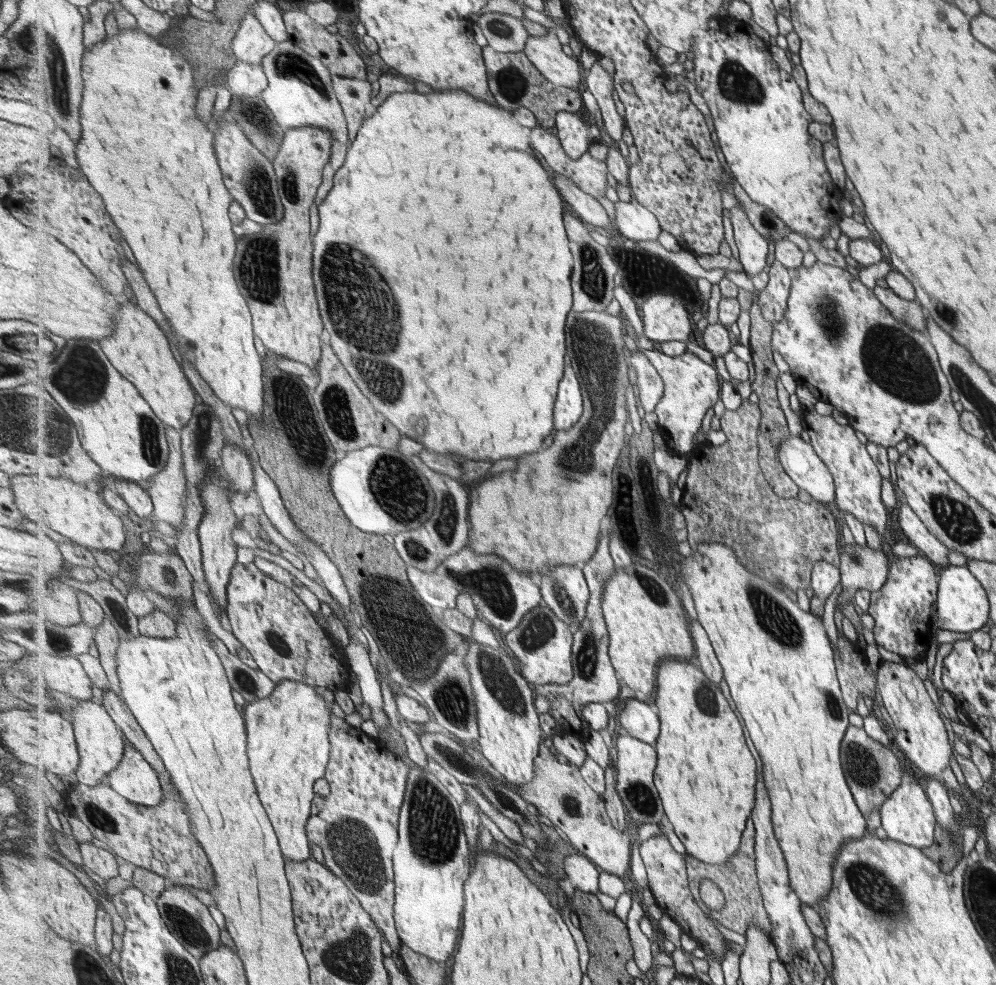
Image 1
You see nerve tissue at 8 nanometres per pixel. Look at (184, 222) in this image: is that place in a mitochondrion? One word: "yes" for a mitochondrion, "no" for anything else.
no

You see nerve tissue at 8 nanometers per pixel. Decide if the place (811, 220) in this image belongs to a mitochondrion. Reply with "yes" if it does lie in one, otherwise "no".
no

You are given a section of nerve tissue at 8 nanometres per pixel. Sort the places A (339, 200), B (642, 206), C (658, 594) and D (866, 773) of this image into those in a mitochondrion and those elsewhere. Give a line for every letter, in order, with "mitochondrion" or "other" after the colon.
A: other
B: other
C: mitochondrion
D: mitochondrion

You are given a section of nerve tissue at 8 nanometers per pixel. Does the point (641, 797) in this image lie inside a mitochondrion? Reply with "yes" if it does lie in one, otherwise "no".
yes

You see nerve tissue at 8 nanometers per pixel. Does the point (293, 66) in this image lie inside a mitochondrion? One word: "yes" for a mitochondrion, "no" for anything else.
yes

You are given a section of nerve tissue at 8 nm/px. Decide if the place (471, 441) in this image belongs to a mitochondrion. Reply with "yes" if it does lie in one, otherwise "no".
no

